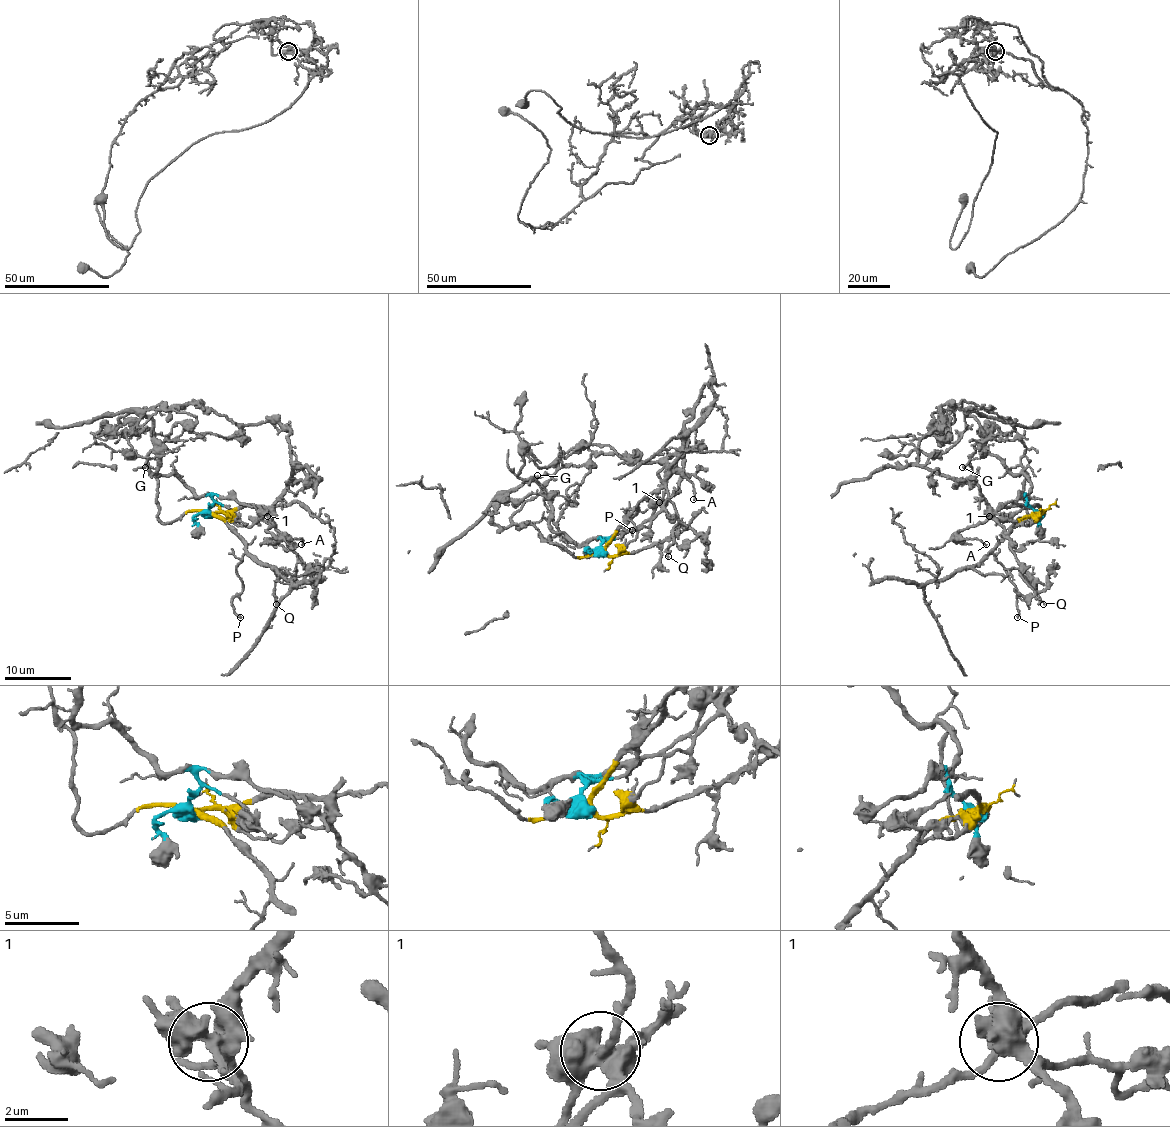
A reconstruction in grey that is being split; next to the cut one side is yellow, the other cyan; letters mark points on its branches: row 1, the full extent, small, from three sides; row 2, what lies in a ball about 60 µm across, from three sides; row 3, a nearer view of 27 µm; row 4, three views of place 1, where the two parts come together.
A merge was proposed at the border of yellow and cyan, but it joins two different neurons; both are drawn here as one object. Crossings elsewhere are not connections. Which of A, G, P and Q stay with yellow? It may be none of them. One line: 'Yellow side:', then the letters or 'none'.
Yellow side: P, Q

